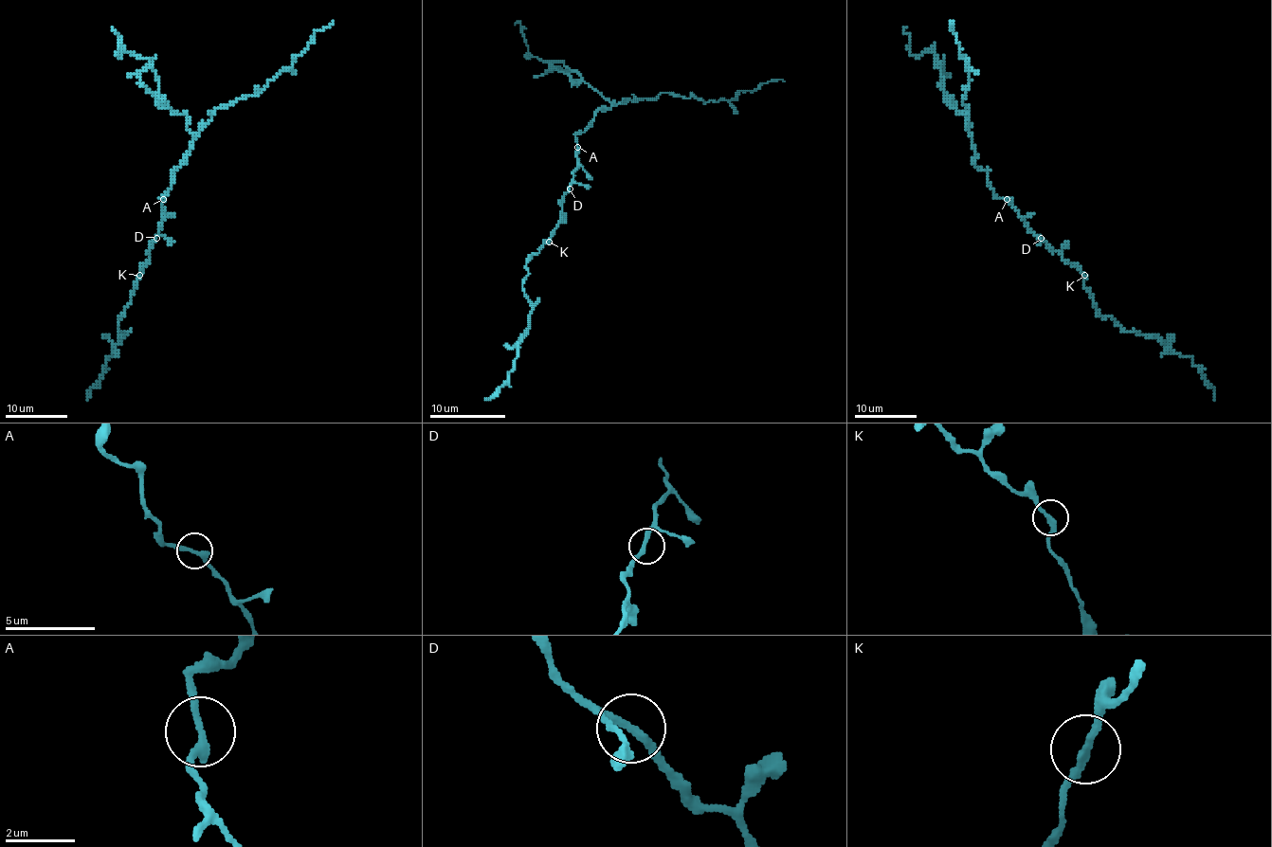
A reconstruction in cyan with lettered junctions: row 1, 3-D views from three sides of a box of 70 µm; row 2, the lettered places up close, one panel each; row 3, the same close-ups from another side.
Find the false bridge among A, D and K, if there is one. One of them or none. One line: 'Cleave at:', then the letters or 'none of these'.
Cleave at: A

